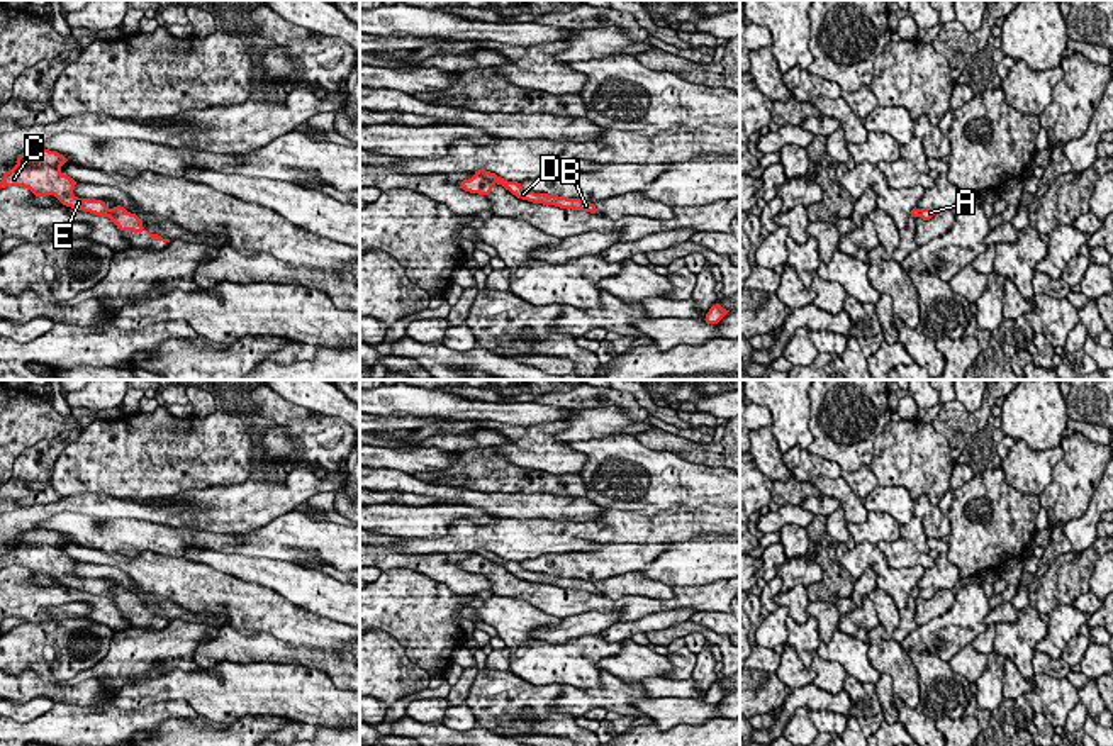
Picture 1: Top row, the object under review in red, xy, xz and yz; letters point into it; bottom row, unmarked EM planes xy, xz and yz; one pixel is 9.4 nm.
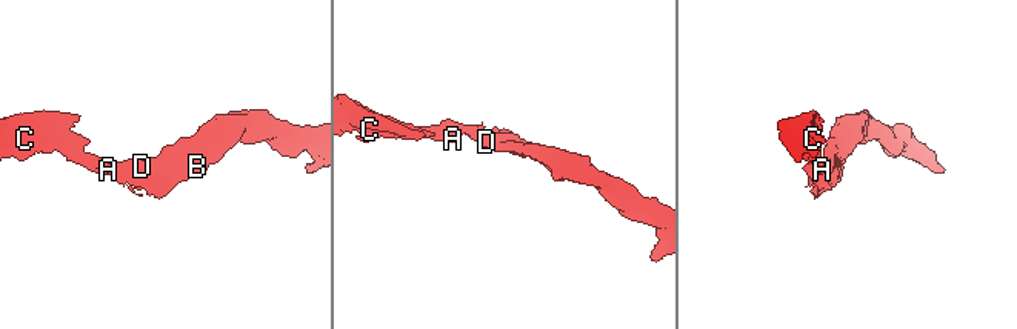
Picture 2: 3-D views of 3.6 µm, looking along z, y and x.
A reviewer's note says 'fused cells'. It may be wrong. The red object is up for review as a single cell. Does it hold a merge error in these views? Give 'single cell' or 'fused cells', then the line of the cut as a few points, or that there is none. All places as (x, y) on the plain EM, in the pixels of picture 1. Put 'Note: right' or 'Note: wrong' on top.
Note: right
fused cells; cut xz (475, 553), (491, 562)

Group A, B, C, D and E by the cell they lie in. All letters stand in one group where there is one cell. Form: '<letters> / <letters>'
A C E / B D

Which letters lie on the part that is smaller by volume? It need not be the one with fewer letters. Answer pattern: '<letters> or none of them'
A, C, E

